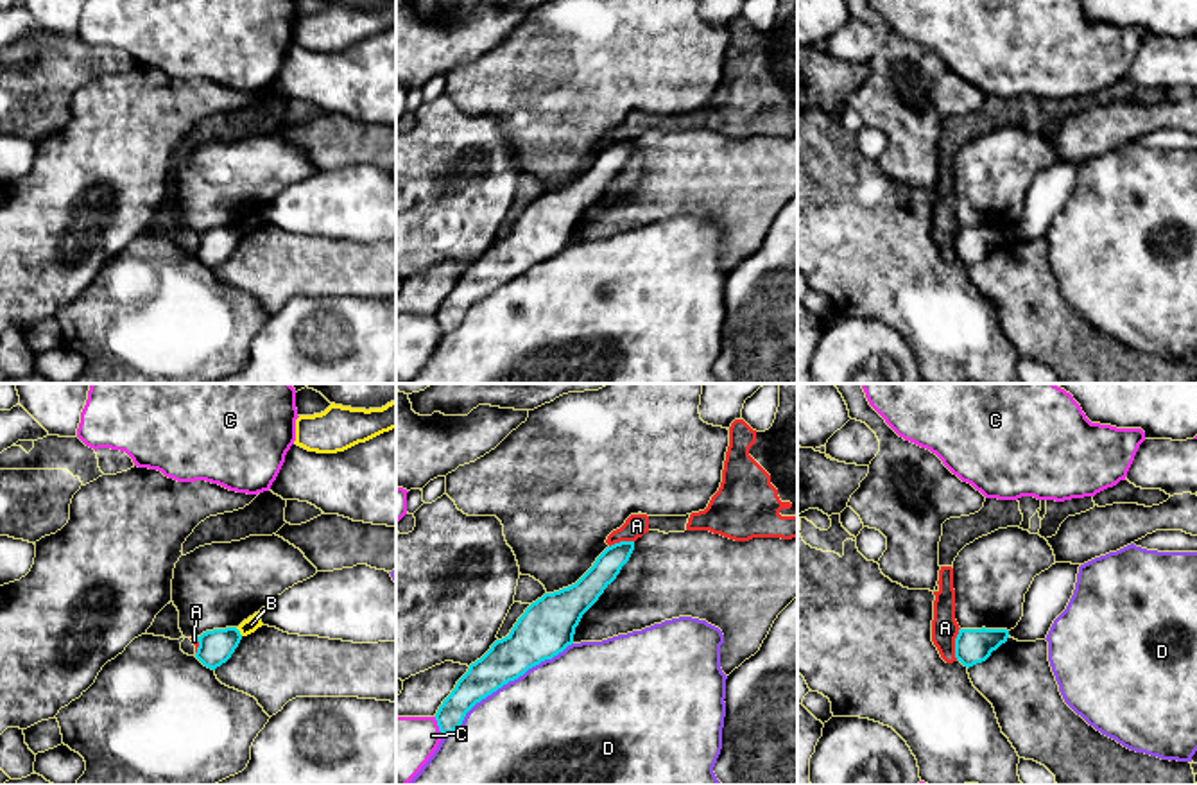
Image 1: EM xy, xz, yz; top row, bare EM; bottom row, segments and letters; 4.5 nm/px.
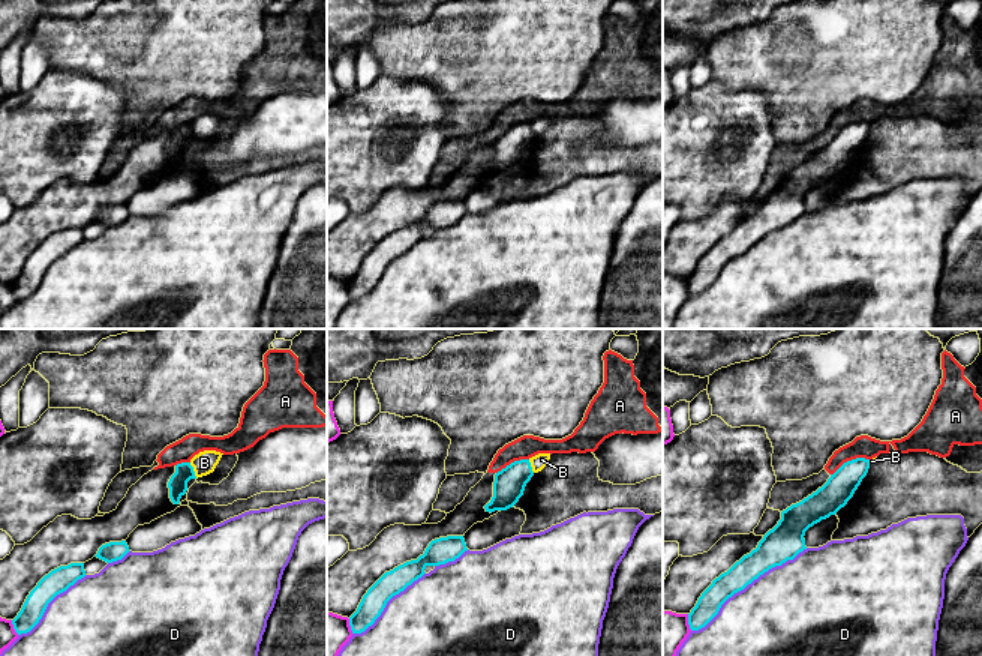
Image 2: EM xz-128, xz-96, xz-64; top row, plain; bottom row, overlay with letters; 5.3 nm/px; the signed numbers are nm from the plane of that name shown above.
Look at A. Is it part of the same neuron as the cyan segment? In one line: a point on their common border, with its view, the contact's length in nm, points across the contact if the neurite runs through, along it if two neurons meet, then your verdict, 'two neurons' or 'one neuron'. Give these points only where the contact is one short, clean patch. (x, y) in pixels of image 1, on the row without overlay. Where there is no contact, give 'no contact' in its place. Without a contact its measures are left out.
contact yz (955, 242); length 150 nm; border yz (959, 226), (955, 258); two neurons

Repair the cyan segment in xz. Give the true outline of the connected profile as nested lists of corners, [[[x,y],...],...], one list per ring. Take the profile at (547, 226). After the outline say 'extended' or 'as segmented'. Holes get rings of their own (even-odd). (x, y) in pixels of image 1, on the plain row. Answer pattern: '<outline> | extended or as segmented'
[[[634,140],[607,145],[575,183],[532,201],[511,231],[471,262],[443,299],[435,312],[439,330],[453,332],[477,301],[572,244],[582,213],[616,177],[633,149]]] | as segmented

